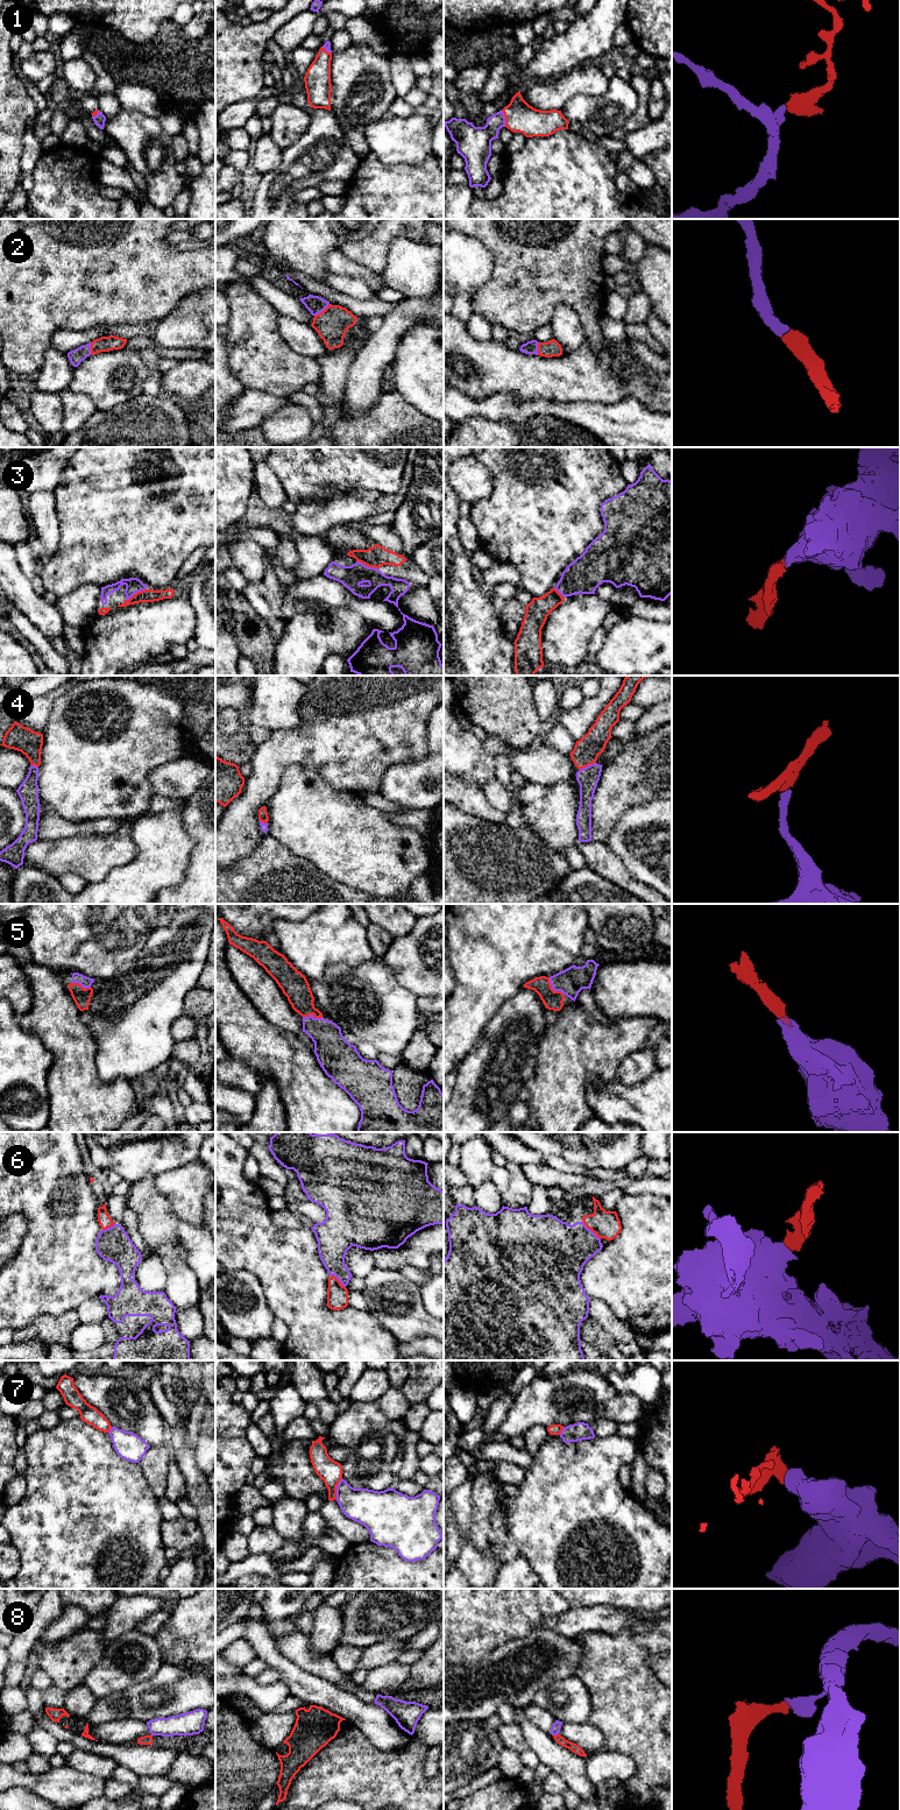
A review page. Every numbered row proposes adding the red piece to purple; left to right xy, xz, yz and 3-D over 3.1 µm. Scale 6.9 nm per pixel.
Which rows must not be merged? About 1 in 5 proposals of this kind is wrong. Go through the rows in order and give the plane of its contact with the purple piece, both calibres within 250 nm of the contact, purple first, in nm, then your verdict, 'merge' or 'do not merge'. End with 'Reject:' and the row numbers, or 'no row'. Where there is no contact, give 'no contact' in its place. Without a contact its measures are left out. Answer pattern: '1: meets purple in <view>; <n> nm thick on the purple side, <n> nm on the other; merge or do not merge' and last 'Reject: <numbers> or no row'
1: meets purple in yz; 200 nm thick on the purple side, 200 nm on the other; merge
2: meets purple in xz; 120 nm thick on the purple side, 220 nm on the other; merge
3: meets purple in xz; 160 nm thick on the purple side, 150 nm on the other; merge
4: meets purple in yz; 150 nm thick on the purple side, 180 nm on the other; merge
5: meets purple in yz; 190 nm thick on the purple side, 130 nm on the other; merge
6: meets purple in yz; 380 nm thick on the purple side, 190 nm on the other; merge
7: meets purple in xz; 240 nm thick on the purple side, 160 nm on the other; do not merge
8: meets purple in yz; 60 nm thick on the purple side, 60 nm on the other; do not merge
Reject: 7, 8

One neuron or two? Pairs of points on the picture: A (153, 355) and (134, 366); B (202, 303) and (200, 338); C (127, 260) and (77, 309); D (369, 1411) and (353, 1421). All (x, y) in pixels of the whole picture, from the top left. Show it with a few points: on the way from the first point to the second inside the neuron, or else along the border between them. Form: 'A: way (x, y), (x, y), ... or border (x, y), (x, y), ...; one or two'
A: border (139, 352), (149, 369), (149, 376), (142, 388); two
B: way (202, 311), (200, 330); one
C: way (114, 271), (90, 296); one
D: way (366, 1414), (356, 1421); one

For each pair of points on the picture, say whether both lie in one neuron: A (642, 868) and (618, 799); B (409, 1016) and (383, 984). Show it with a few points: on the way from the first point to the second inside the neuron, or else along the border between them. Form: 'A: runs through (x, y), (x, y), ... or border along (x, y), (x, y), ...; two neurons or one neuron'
A: border along (649, 801), (630, 806), (608, 835); two neurons
B: runs through (401, 1008), (385, 992); one neuron

